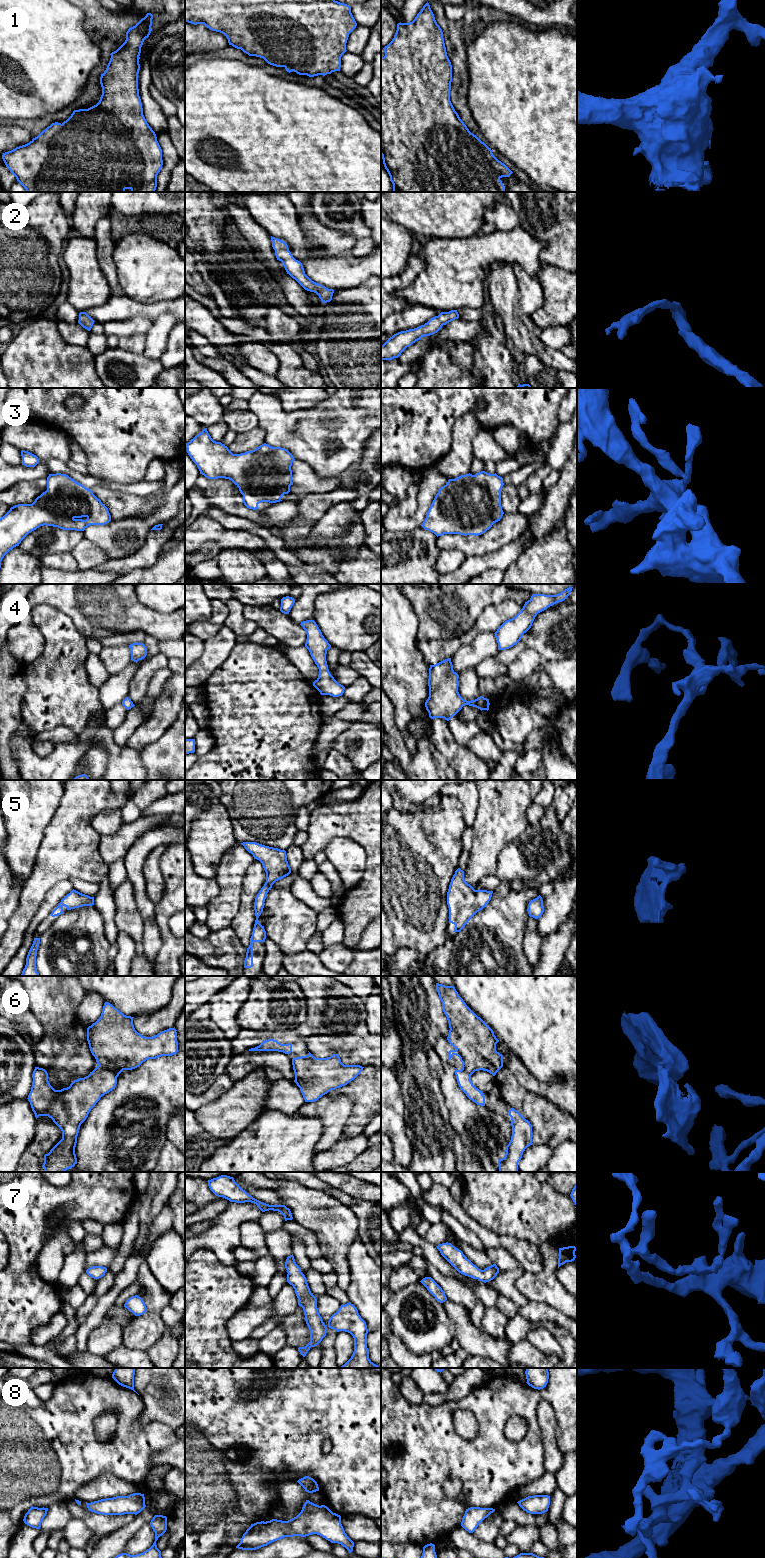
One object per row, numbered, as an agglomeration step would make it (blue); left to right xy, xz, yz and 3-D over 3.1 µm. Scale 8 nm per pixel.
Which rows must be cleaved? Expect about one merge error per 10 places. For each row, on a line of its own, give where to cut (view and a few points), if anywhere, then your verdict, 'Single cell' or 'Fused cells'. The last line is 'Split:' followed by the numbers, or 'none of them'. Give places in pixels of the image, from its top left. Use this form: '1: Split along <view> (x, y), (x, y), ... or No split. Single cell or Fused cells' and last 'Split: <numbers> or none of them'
1: No split. Single cell
2: No split. Single cell
3: No split. Single cell
4: No split. Single cell
5: No split. Single cell
6: No split. Single cell
7: No split. Single cell
8: No split. Single cell
Split: none of them

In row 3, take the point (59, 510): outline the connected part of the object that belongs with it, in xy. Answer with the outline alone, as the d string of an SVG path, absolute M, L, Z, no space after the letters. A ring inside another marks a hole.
M49 474L47 490L32 504L18 504L0 518L0 568L4 556L32 531L40 526L53 526L63 530L84 531L90 525L105 525L111 521L108 508L93 492L66 474Z

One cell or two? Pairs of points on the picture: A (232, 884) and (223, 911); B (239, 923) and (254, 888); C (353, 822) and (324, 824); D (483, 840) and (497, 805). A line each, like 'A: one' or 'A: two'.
A: one
B: one
C: one
D: one

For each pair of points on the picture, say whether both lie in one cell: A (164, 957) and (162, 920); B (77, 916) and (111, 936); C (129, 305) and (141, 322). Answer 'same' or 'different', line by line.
A: same
B: different
C: different

